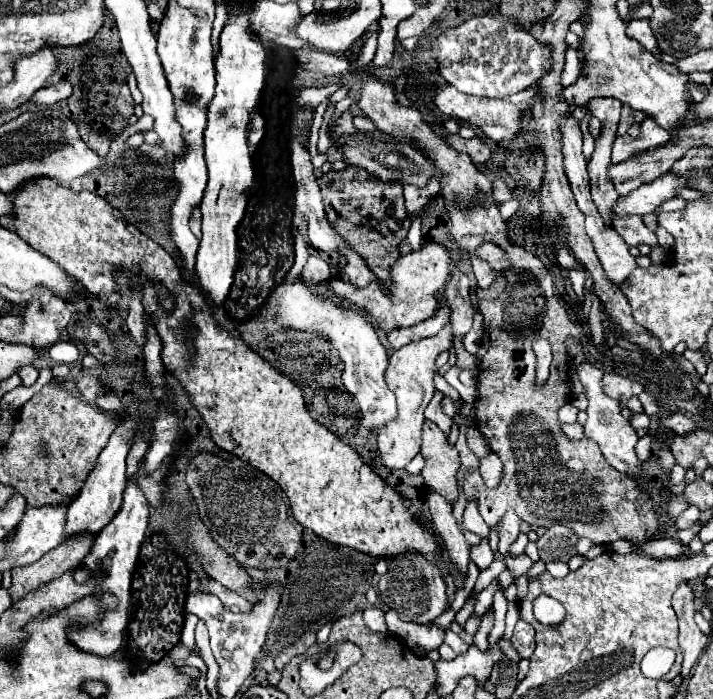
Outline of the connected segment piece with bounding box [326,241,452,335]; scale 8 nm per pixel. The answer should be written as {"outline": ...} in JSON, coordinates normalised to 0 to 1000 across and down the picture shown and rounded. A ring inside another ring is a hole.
{"outline":[[[597,345],[589,359],[561,365],[558,373],[547,382],[550,408],[539,402],[522,402],[513,411],[496,411],[494,405],[485,405],[482,399],[471,396],[466,396],[457,408],[471,425],[491,433],[494,439],[508,442],[530,465],[530,471],[544,479],[544,474],[550,474],[558,465],[575,468],[603,456],[612,445],[609,419],[628,405],[631,391],[634,391],[634,362],[620,348]]]}

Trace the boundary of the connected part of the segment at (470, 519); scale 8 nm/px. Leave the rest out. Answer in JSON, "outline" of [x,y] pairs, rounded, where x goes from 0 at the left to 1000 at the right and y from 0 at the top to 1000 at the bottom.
{"outline":[[[659,714],[656,722],[654,722],[654,731],[651,731],[651,754],[659,757],[662,763],[673,765],[673,768],[684,768],[687,765],[687,754],[676,745],[676,740],[670,734],[668,714]]]}

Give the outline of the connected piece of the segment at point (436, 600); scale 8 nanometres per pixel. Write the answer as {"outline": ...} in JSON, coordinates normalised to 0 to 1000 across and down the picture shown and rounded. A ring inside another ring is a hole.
{"outline":[[[569,788],[544,803],[544,820],[533,825],[530,848],[536,863],[553,871],[558,883],[572,891],[603,891],[628,868],[626,834],[620,828],[620,820],[609,808],[603,808],[592,794],[578,788]]]}

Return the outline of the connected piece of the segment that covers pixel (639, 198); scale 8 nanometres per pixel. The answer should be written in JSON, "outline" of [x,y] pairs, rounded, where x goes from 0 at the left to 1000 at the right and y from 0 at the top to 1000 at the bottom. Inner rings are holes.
{"outline":[[[928,250],[914,262],[906,262],[895,270],[889,270],[884,279],[870,282],[861,293],[861,308],[906,308],[917,305],[917,299],[948,282],[948,270],[962,268],[962,256],[948,250]]]}

